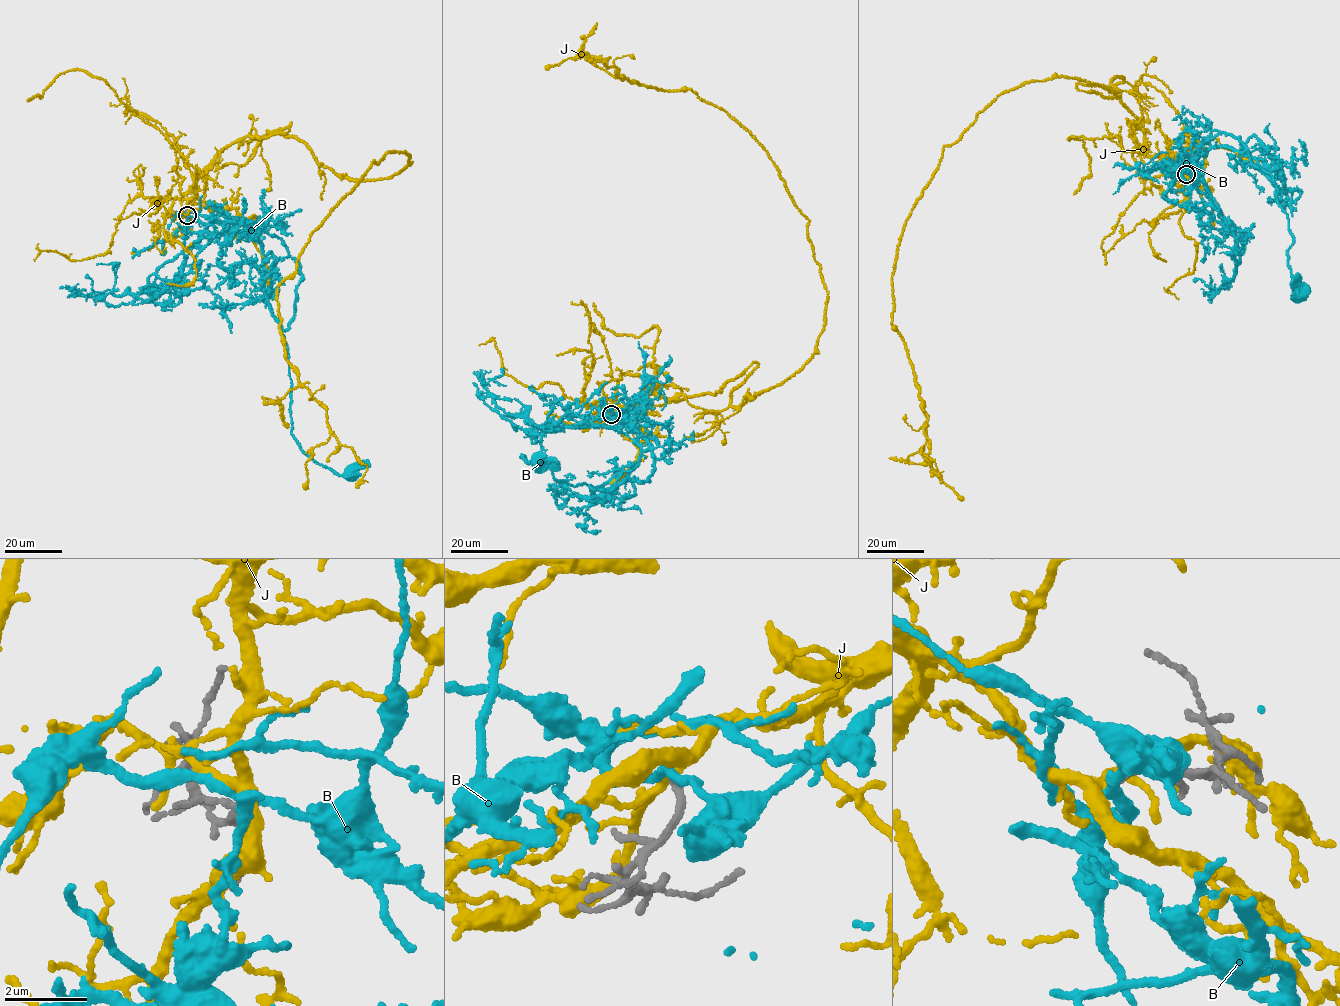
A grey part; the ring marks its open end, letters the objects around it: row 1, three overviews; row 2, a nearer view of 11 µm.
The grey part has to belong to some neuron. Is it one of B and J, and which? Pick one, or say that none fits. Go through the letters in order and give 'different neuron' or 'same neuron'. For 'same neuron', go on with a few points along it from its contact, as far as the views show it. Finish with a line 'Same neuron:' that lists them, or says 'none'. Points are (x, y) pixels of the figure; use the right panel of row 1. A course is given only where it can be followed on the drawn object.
B: different neuron
J: same neuron | via (1186, 174), (1077, 88), (1117, 75), (1008, 90), (945, 145), (892, 284), (942, 482)
Same neuron: J

